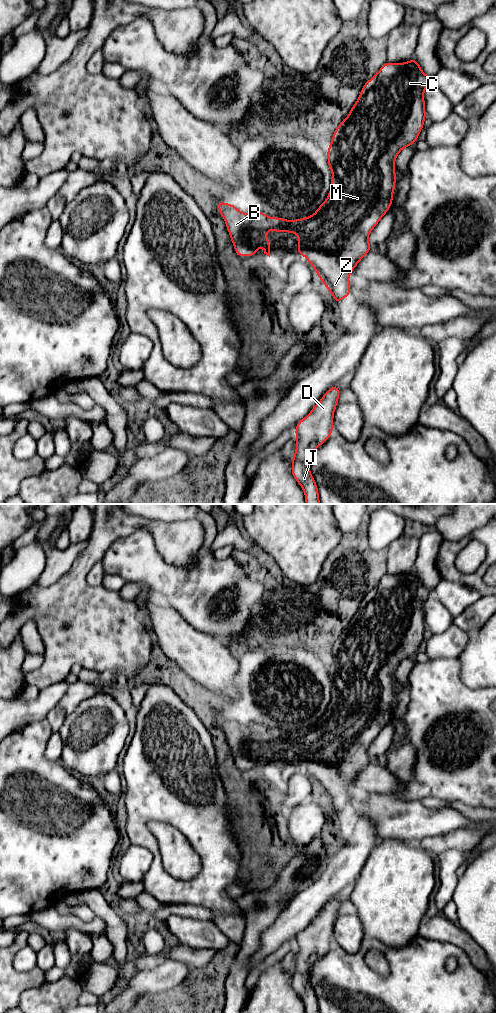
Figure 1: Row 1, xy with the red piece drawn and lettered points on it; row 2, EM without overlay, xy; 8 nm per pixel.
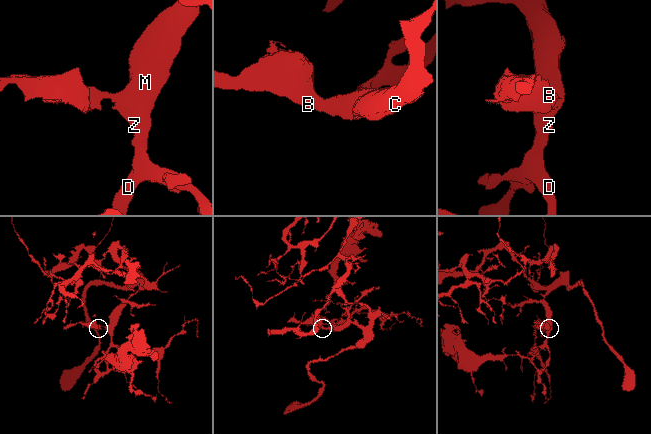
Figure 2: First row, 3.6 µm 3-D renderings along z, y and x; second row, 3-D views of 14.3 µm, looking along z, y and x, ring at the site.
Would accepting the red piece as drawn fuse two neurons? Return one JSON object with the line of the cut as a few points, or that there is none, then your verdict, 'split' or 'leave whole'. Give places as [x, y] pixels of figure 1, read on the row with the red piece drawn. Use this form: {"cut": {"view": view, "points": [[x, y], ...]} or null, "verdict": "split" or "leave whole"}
{"cut": null, "verdict": "leave whole"}

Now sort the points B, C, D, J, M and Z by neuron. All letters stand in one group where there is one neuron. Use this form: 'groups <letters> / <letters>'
groups B C D J M Z

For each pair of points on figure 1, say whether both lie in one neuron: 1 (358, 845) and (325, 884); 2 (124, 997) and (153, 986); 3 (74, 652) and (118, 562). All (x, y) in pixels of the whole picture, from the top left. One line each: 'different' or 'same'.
1: same
2: same
3: different

